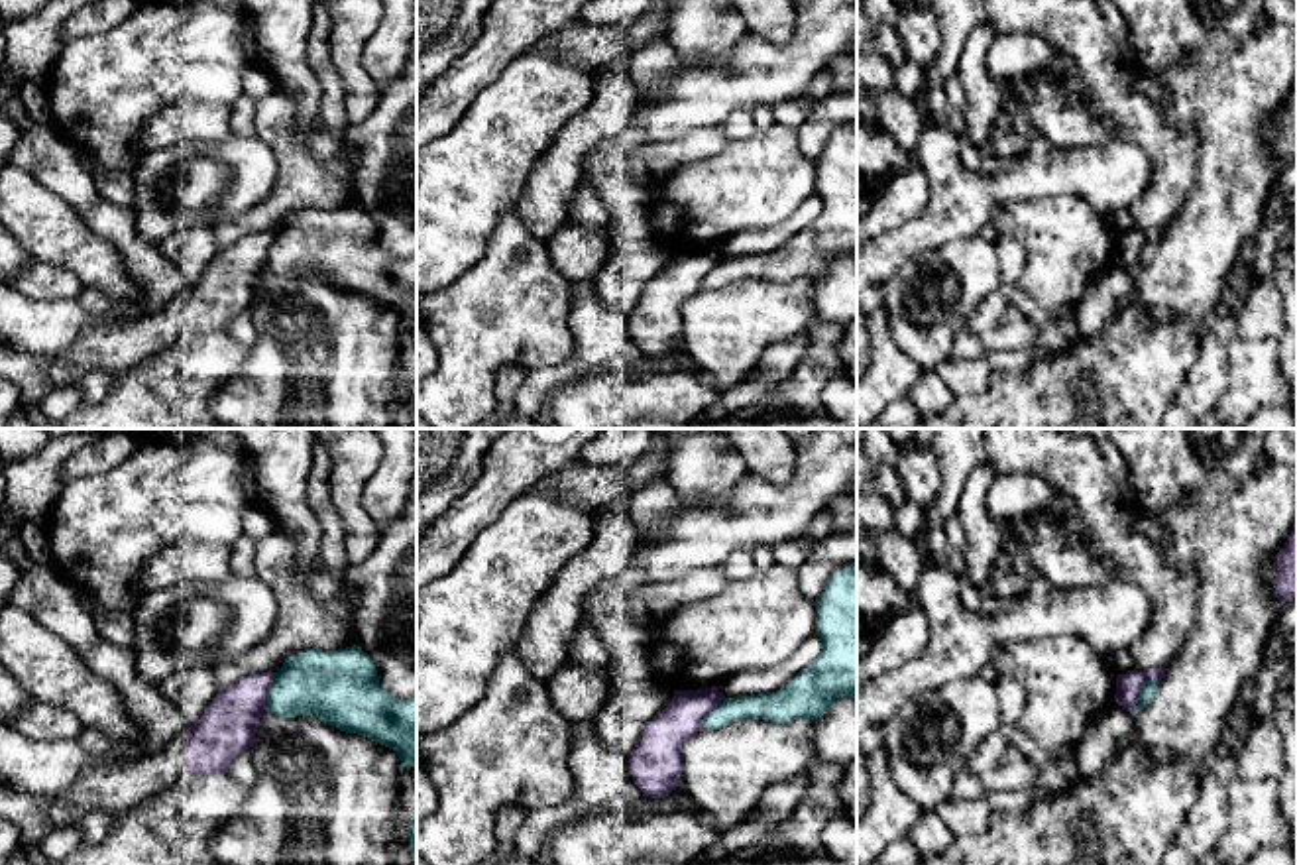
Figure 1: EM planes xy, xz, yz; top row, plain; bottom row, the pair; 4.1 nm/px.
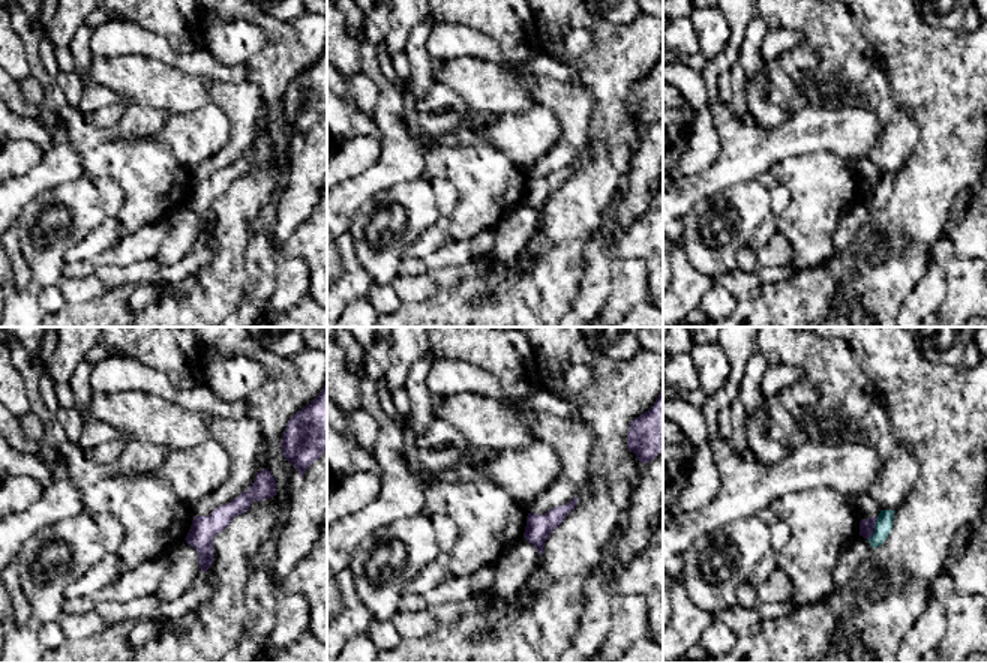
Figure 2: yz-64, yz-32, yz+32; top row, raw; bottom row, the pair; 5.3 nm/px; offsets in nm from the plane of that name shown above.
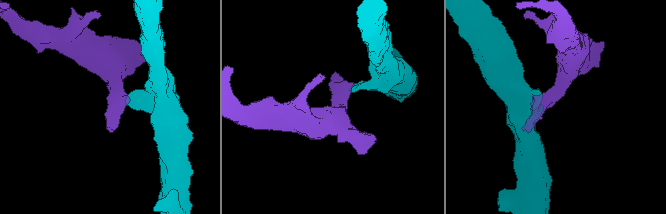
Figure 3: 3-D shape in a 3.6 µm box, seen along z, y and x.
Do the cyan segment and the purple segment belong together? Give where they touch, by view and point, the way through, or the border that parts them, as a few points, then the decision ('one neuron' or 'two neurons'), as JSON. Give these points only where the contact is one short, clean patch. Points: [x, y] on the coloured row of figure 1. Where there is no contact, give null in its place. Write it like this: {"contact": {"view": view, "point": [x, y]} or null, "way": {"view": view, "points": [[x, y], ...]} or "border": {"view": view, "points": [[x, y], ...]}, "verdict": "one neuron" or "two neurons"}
{"contact": {"view": "yz", "point": [1140, 694]}, "border": {"view": "yz", "points": [[1152, 679], [1142, 685], [1134, 712]]}, "verdict": "two neurons"}

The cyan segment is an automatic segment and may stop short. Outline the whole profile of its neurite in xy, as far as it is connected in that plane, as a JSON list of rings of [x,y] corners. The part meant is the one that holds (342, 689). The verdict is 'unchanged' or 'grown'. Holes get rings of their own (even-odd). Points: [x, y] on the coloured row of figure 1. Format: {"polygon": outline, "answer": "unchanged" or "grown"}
{"polygon": [[[358,645],[287,657],[273,672],[265,710],[281,718],[312,716],[364,735],[393,749],[403,769],[417,761],[417,698],[389,696],[373,661]]], "answer": "unchanged"}

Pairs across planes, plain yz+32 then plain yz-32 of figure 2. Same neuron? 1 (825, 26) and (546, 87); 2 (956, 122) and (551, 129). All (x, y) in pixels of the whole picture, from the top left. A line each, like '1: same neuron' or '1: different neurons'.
1: same neuron
2: different neurons

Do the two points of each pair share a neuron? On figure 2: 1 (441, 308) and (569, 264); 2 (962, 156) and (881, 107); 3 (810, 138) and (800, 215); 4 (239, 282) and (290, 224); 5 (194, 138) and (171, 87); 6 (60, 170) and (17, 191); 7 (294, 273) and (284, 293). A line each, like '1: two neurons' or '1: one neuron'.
1: one neuron
2: one neuron
3: two neurons
4: two neurons
5: two neurons
6: one neuron
7: one neuron

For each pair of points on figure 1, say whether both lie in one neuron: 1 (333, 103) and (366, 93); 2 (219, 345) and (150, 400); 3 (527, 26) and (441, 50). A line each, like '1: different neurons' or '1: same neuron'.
1: different neurons
2: same neuron
3: different neurons

